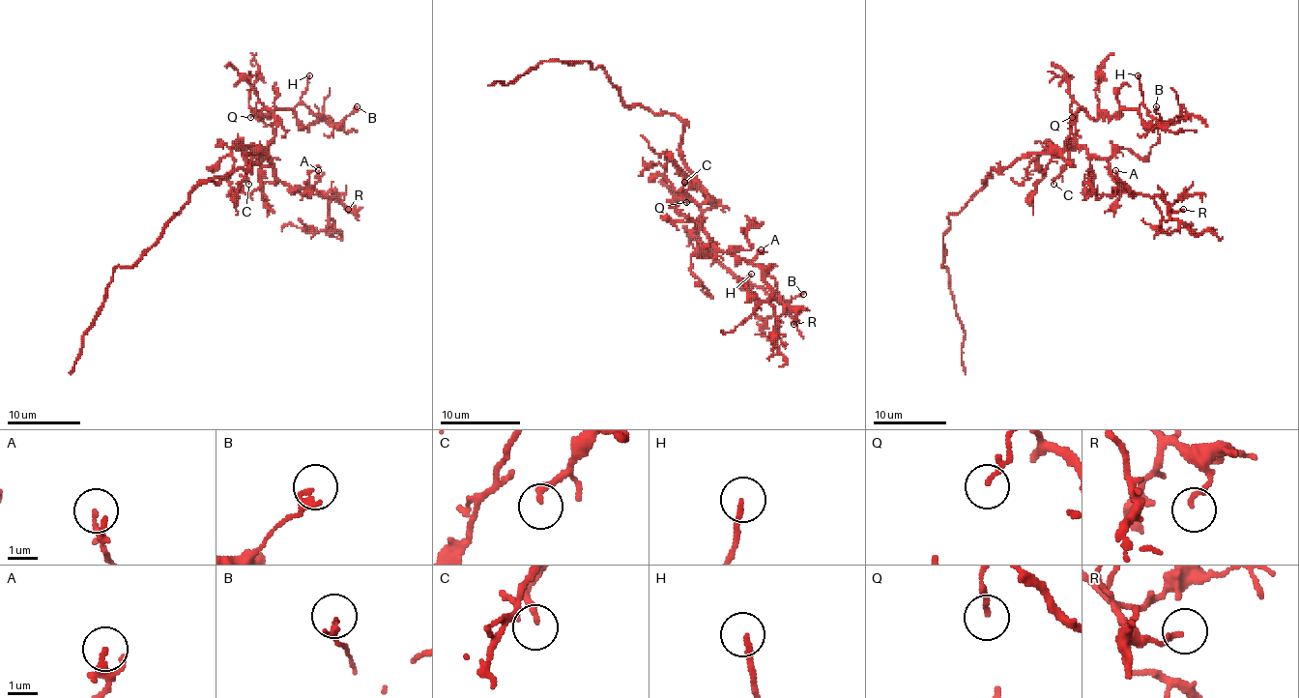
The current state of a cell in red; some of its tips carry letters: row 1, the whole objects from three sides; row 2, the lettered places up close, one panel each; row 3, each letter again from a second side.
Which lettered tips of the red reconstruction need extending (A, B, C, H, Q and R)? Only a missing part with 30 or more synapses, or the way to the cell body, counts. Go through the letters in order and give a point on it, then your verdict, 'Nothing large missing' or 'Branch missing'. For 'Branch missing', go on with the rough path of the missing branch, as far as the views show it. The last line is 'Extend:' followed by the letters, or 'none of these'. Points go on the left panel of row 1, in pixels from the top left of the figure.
A: Place: (318, 170). Nothing large missing
B: Place: (357, 106). Nothing large missing
C: Place: (248, 184). Branch missing. Course of what is missing: (248, 184), (248, 180), (273, 198), (274, 207), (287, 220), (300, 223), (302, 233)
H: Place: (309, 75). Nothing large missing
Q: Place: (250, 117). Nothing large missing
R: Place: (348, 209). Nothing large missing
Extend: C

